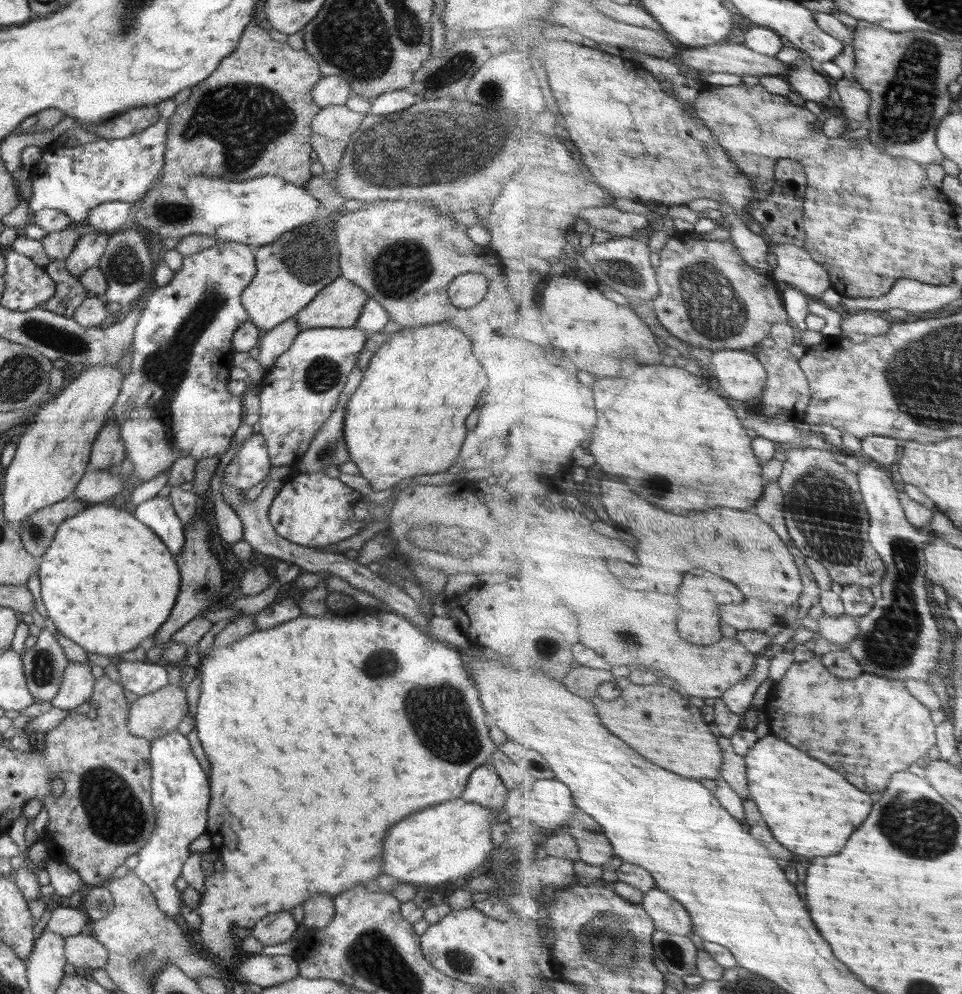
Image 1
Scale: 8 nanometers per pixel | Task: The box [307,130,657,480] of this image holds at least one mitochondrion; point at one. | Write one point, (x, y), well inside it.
(405, 265)

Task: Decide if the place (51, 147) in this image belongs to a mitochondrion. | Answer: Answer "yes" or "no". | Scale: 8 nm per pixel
no

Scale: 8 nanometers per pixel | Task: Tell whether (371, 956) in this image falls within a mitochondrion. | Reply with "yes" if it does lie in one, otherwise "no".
yes

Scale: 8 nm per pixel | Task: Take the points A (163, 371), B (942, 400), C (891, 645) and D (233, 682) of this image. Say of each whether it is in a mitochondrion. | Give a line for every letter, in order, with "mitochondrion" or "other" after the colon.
A: mitochondrion
B: mitochondrion
C: mitochondrion
D: mitochondrion

